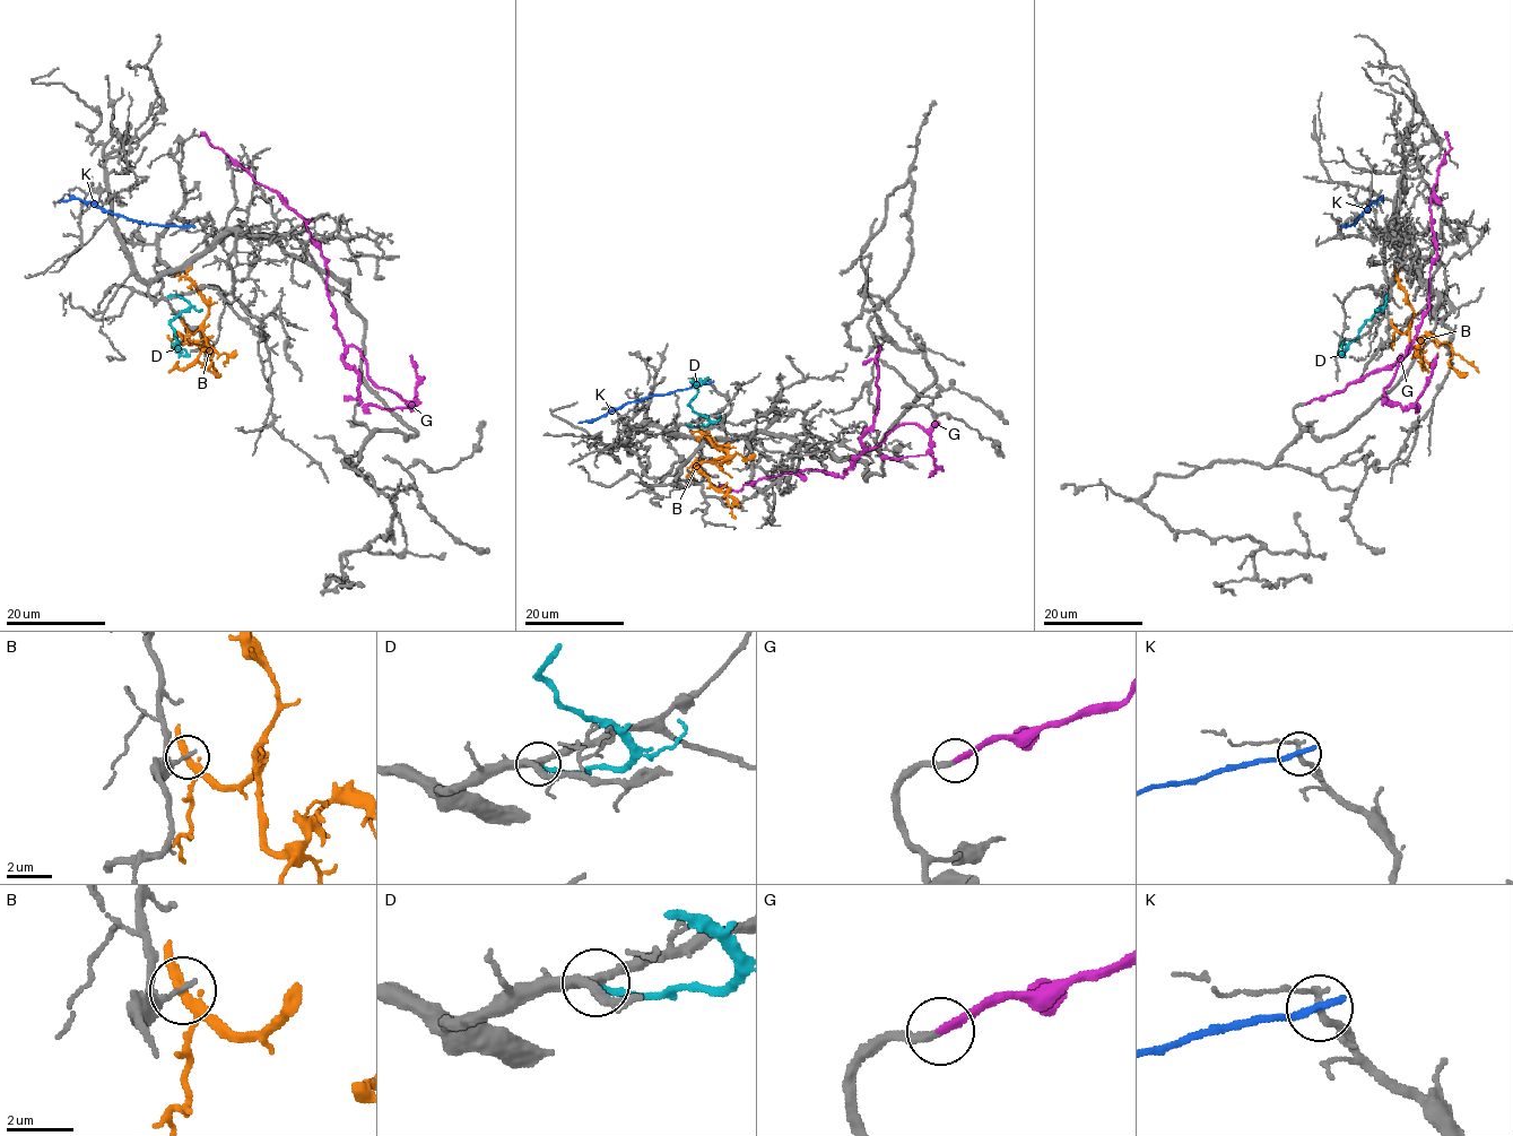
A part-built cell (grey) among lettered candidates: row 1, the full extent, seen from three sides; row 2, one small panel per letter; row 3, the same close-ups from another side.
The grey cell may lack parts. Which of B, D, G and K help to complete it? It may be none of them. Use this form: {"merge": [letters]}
{"merge": ["G"]}

